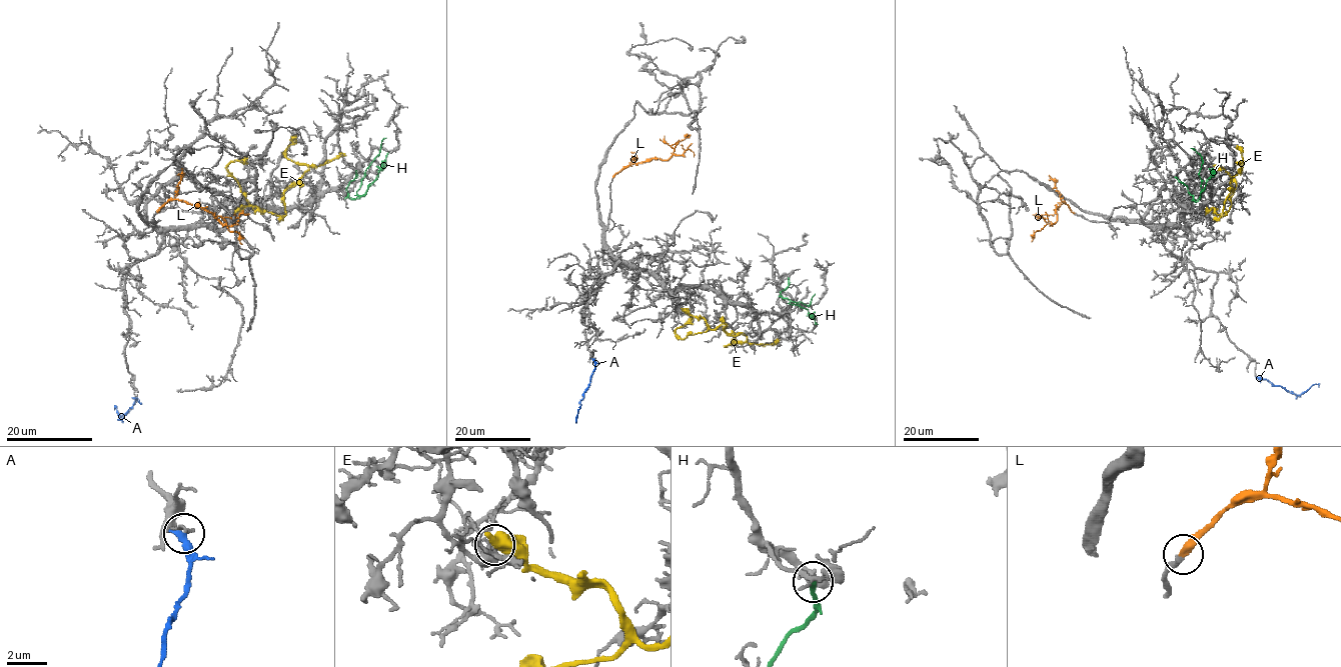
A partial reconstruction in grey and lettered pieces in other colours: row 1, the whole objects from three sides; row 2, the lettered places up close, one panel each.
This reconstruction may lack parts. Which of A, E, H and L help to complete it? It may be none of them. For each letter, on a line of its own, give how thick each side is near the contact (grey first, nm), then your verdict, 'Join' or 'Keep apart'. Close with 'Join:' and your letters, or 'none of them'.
A: Thickness 150 nm (grey) against 400 nm. Keep apart
E: Thickness 380 nm (grey) against 800 nm. Keep apart
H: Thickness 200 nm (grey) against 260 nm. Keep apart
L: Thickness 200 nm (grey) against 260 nm. Join
Join: L

